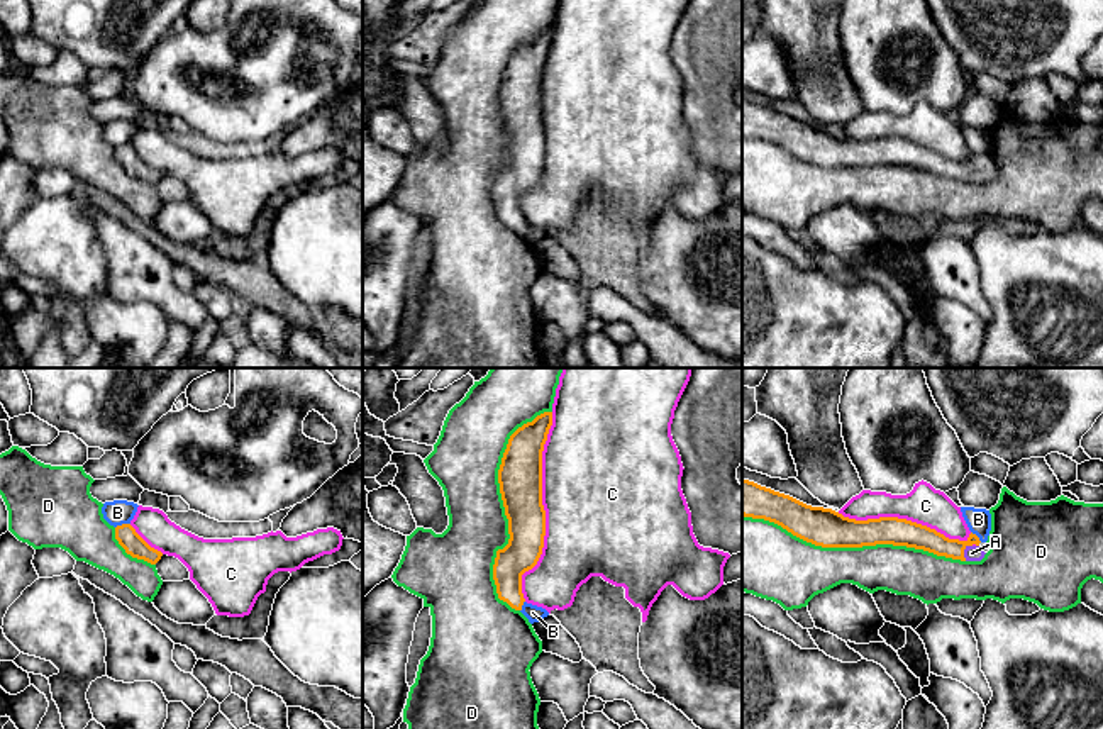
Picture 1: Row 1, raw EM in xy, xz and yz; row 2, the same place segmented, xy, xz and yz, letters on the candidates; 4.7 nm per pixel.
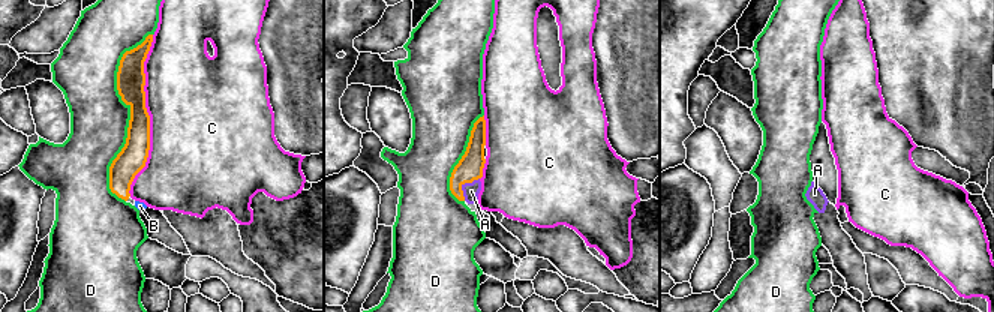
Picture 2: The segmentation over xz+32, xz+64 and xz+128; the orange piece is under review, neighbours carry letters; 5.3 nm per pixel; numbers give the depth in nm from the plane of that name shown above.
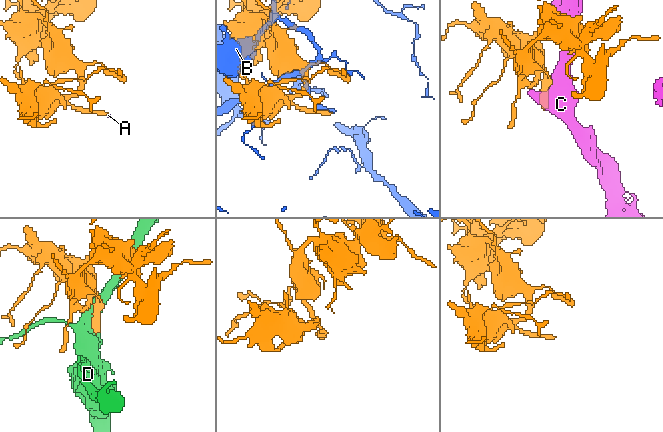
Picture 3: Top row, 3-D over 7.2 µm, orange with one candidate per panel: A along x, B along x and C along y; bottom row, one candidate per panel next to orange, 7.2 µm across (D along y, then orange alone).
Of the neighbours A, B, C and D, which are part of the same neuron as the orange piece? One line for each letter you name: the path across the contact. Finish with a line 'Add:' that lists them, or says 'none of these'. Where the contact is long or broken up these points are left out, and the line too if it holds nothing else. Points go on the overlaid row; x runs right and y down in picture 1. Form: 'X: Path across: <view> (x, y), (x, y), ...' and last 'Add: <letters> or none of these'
A: Path across: yz (914, 534), (963, 551), (971, 553)
Add: A

